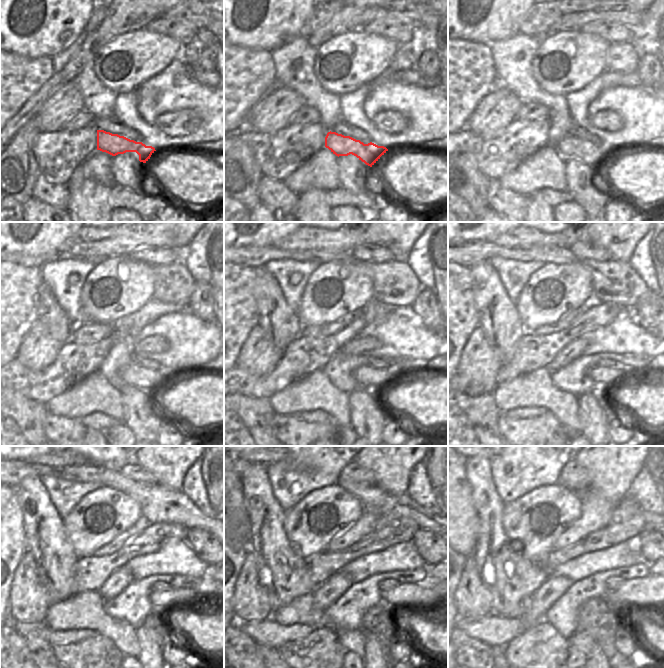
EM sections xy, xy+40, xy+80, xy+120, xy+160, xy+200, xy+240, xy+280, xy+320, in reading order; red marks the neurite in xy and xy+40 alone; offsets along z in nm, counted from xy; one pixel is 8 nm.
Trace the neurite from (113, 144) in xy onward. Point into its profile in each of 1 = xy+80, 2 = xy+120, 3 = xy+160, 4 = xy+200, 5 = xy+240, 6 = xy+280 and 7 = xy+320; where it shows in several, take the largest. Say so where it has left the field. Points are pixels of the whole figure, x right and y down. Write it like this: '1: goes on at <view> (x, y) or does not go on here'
1: goes on at xy+80 (569, 147)
2: goes on at xy+120 (133, 374)
3: goes on at xy+160 (367, 377)
4: goes on at xy+200 (609, 377)
5: goes on at xy+240 (202, 596)
6: goes on at xy+280 (427, 592)
7: goes on at xy+320 (651, 588)

